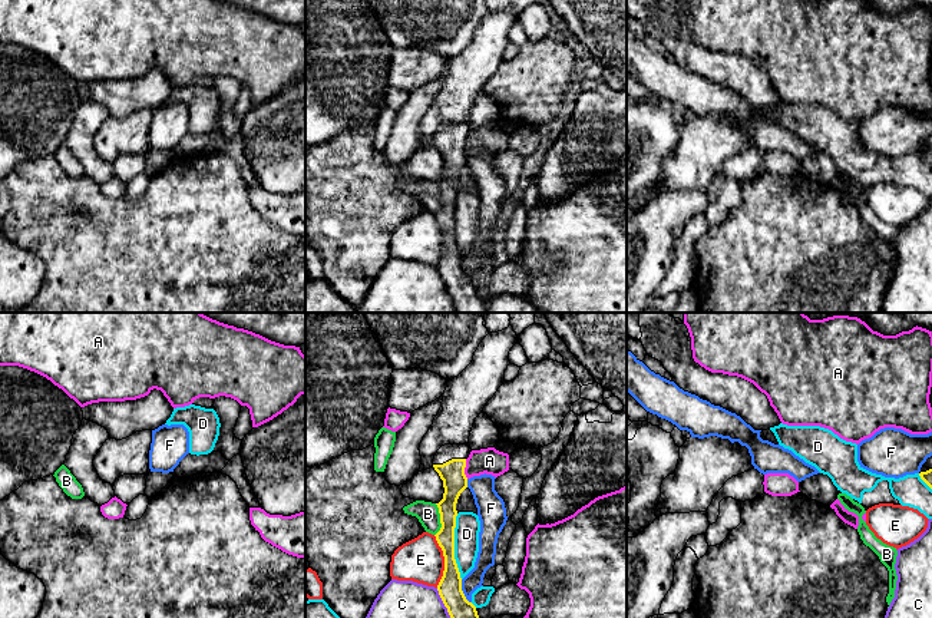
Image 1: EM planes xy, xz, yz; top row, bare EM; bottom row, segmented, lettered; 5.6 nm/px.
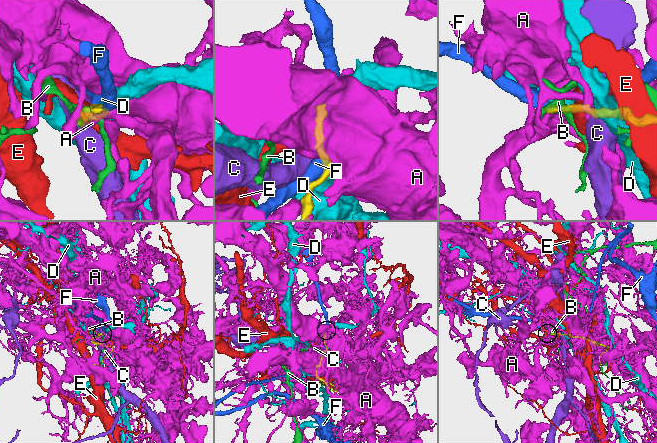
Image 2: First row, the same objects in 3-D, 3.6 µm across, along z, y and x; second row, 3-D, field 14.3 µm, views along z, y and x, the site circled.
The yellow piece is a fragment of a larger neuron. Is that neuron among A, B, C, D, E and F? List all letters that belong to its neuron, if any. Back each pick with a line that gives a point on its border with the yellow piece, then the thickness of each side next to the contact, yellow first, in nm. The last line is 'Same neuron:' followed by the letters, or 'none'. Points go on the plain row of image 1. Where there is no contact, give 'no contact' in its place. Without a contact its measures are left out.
Same neuron: none

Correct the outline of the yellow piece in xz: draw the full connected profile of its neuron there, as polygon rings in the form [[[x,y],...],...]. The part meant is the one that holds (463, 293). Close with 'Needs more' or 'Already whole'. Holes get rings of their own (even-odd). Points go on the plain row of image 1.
[[[444,123],[433,138],[433,146],[444,166],[443,178],[436,182],[442,206],[434,215],[444,235],[444,249],[437,270],[453,300],[456,313],[486,313],[486,303],[462,270],[462,257],[455,238],[456,182],[467,166],[465,146],[470,130],[469,123]]]. Needs more

